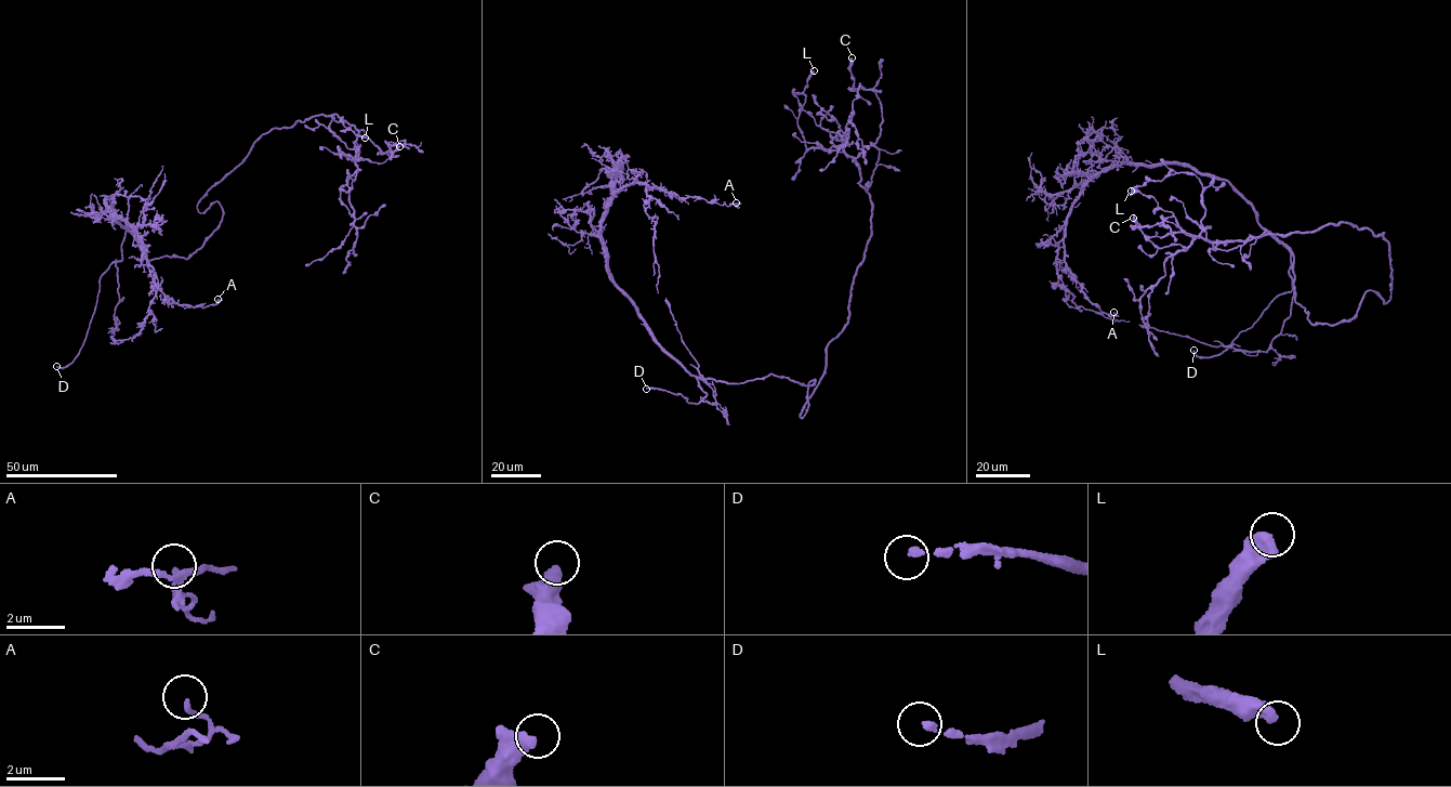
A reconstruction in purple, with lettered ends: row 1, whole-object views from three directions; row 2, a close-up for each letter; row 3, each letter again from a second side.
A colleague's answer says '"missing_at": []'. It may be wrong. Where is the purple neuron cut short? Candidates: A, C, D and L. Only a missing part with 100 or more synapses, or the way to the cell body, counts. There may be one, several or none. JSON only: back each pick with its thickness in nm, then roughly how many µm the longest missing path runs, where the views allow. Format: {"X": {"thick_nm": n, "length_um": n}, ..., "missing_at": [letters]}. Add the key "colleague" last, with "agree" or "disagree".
{"D": {"thick_nm": 180, "length_um": 35}, "missing_at": ["D"], "colleague": "disagree"}

